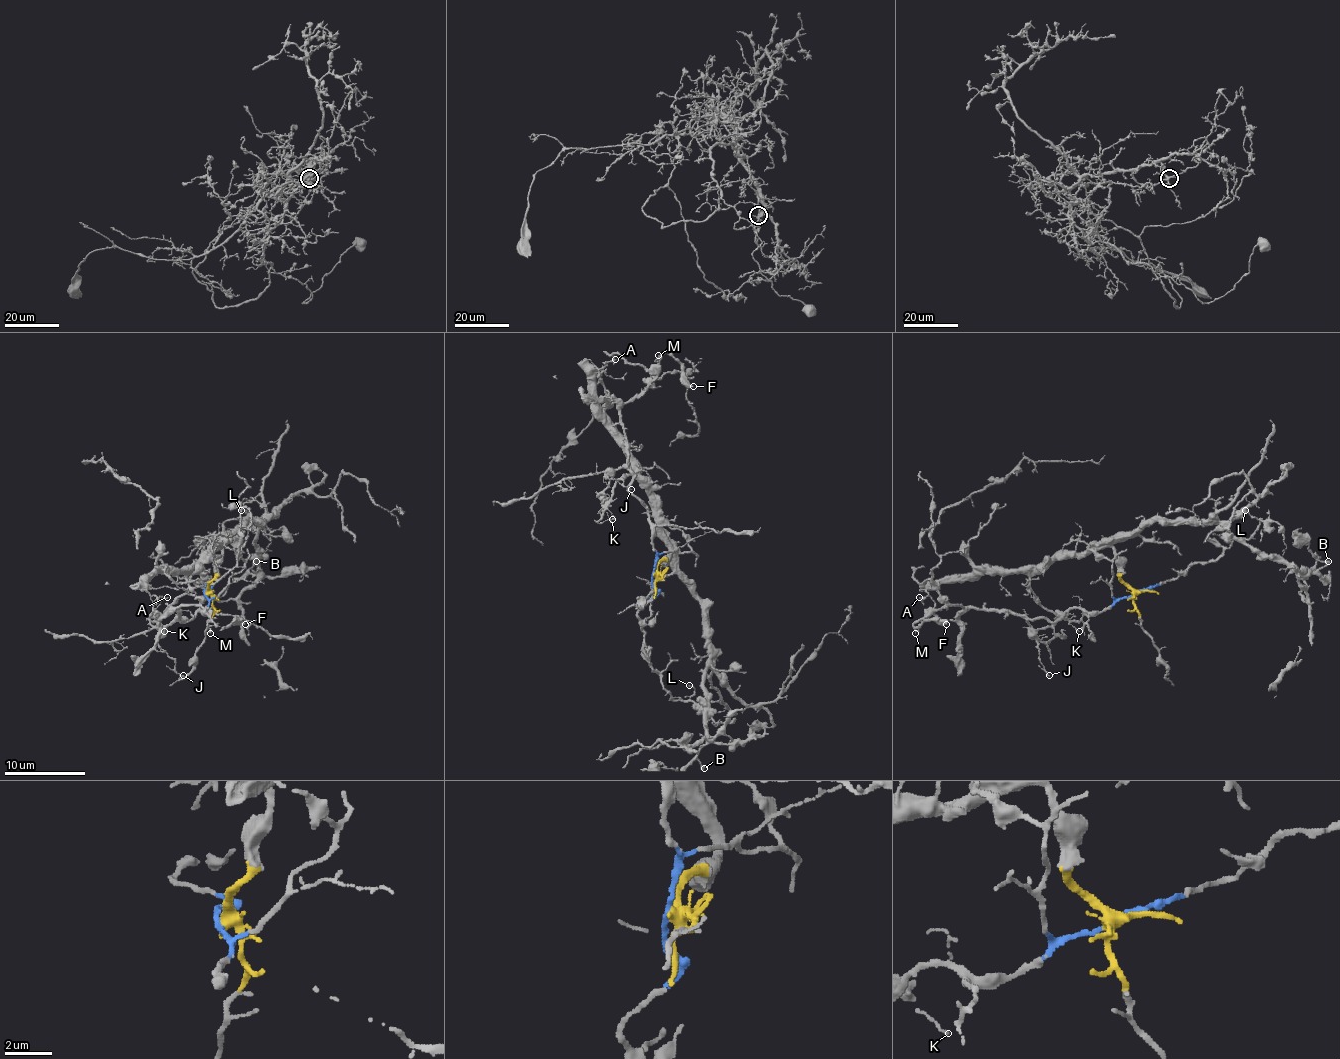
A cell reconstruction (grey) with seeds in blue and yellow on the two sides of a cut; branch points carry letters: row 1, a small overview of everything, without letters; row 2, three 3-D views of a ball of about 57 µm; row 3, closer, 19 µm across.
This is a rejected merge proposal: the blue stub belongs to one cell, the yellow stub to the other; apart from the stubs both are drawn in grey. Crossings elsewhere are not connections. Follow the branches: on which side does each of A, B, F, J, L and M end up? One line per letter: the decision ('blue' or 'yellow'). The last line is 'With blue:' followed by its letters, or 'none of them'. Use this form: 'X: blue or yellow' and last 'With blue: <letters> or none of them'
A: yellow
B: yellow
F: blue
J: blue
L: blue
M: blue
With blue: F, J, L, M

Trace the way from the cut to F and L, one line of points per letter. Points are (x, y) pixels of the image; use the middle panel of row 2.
F: (654, 576), (654, 524), (630, 491), (620, 409), (650, 383), (664, 353), (680, 365), (692, 387)
L: (654, 576), (656, 594), (638, 612), (644, 634), (644, 654), (674, 700), (692, 694), (694, 688), (688, 684)

